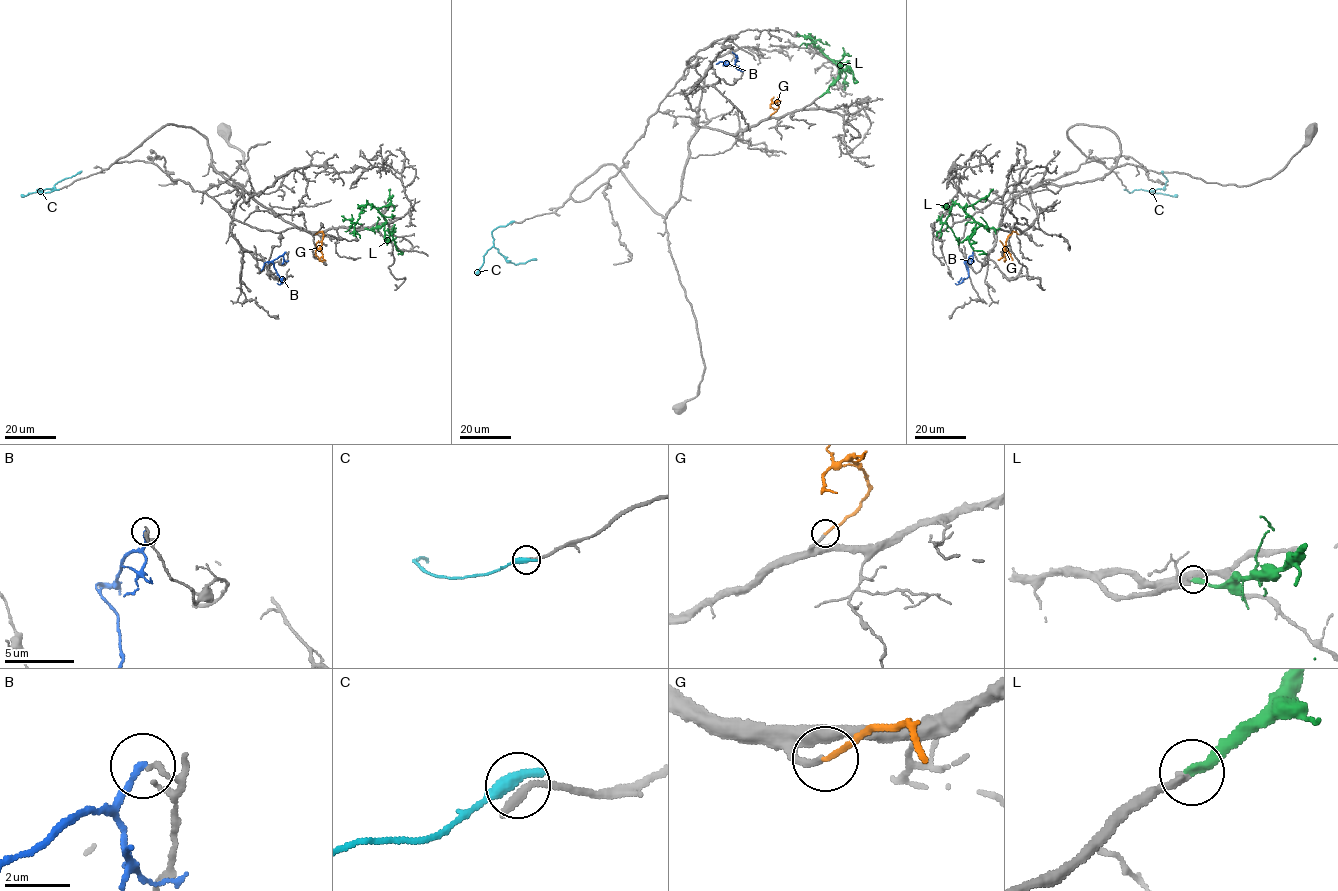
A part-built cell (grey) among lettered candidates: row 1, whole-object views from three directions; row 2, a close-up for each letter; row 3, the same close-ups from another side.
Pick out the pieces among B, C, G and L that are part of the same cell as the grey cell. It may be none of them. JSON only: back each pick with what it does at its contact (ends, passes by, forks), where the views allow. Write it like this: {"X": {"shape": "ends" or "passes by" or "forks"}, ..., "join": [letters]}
{"G": {"shape": "ends"}, "L": {"shape": "ends"}, "join": ["G", "L"]}

